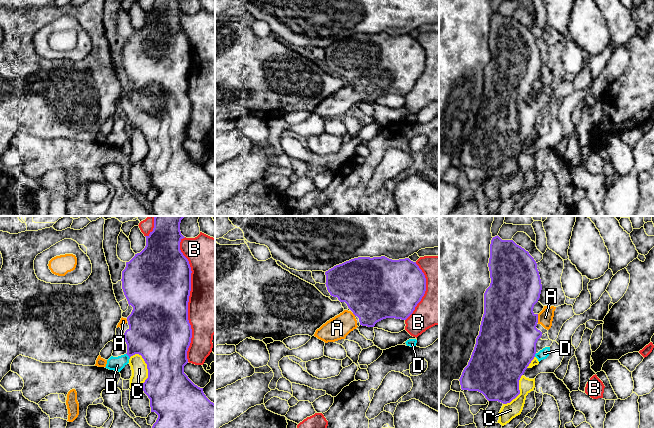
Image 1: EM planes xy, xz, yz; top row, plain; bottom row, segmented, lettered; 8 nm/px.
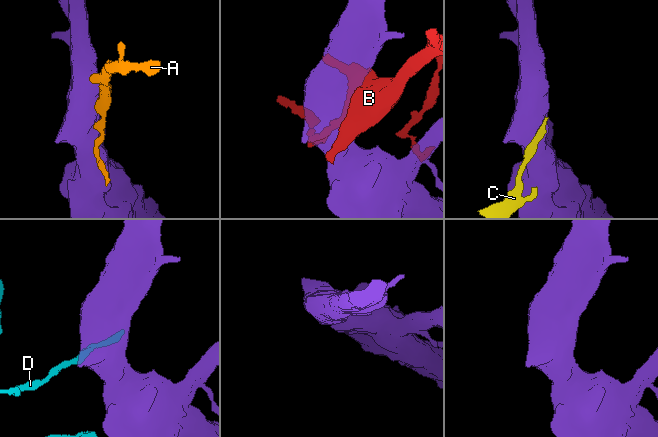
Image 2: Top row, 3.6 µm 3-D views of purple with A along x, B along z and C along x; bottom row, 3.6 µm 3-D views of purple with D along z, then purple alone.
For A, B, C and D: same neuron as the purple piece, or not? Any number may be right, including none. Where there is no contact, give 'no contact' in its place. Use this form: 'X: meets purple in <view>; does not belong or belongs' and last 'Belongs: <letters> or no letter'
A: meets purple in yz; belongs
B: meets purple in xy; does not belong
C: meets purple in xy; does not belong
D: meets purple in xy; does not belong
Belongs: A

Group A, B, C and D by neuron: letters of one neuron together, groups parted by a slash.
A / B / C / D

